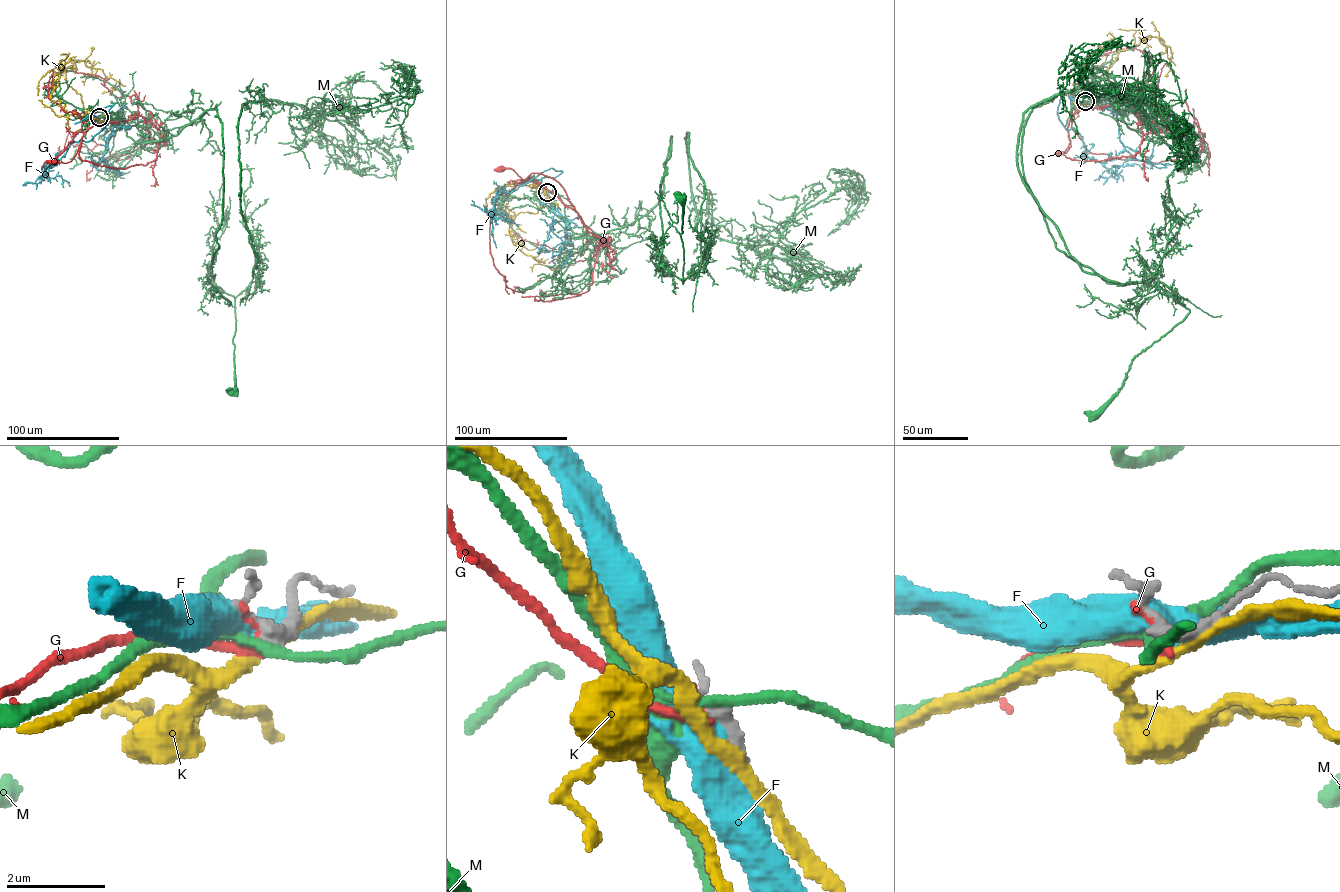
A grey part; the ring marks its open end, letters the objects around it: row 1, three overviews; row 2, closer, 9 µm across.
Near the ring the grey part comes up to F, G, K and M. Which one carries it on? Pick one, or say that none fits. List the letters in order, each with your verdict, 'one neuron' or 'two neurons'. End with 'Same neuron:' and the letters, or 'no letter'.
F: two neurons
G: two neurons
K: two neurons
M: two neurons
Same neuron: no letter

